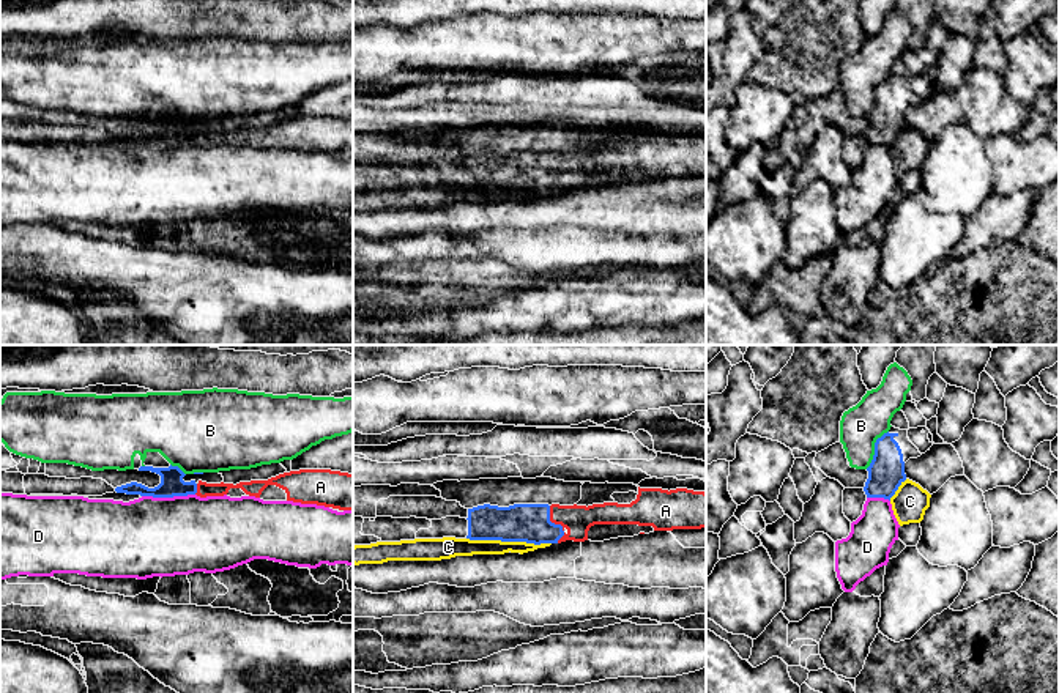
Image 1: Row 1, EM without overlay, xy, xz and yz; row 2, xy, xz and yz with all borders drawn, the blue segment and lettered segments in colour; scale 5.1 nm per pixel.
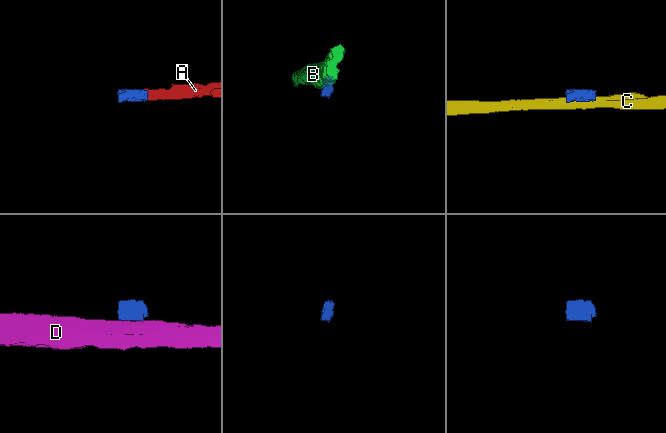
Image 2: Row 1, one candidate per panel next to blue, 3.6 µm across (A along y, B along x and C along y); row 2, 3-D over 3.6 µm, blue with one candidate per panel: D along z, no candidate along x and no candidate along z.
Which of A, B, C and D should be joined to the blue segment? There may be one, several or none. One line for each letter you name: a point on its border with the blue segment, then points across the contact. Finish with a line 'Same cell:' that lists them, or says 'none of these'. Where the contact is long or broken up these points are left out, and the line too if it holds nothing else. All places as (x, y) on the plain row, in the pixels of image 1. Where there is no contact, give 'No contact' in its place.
A: Touches blue at xz (557, 172). Path across: xz (530, 170), (557, 172), (577, 167)
Same cell: A

